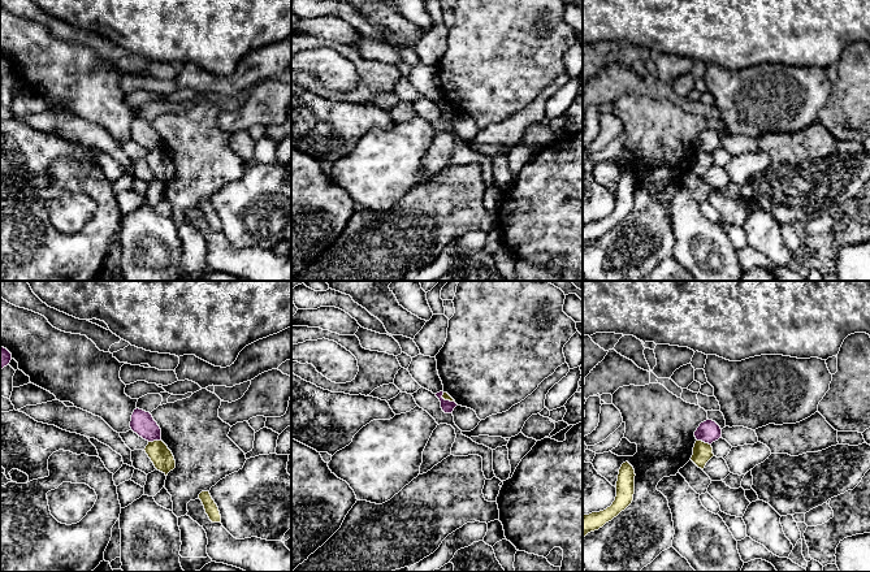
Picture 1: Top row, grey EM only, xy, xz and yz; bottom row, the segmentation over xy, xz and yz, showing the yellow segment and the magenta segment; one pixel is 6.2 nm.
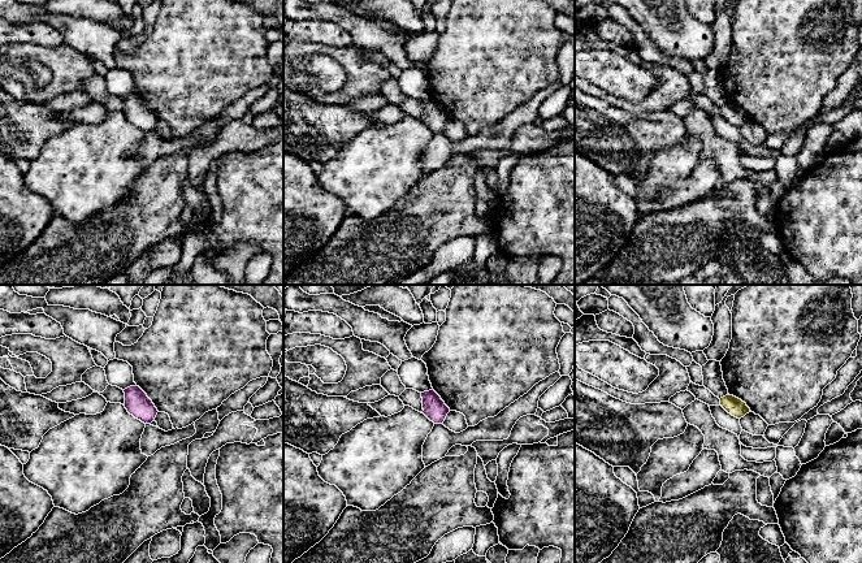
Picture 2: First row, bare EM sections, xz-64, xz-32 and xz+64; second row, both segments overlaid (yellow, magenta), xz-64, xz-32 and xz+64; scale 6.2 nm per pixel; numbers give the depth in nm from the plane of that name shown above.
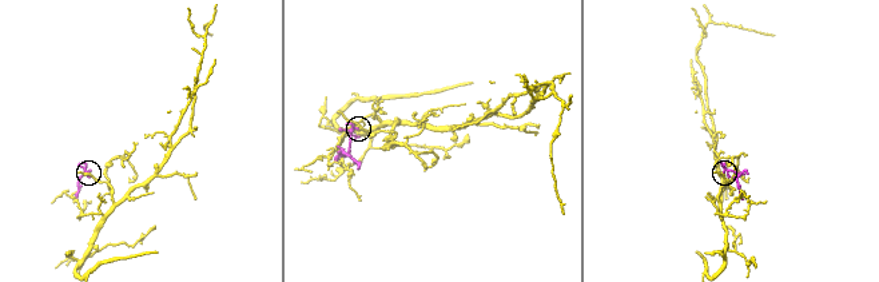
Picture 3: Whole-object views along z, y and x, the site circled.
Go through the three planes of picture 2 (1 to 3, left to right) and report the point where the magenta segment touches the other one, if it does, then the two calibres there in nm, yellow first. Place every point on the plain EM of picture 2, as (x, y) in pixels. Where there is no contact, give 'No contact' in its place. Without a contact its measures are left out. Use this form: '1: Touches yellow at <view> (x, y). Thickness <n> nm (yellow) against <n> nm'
1: No contact
2: No contact
3: No contact

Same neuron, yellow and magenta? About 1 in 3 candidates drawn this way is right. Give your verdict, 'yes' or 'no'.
no

